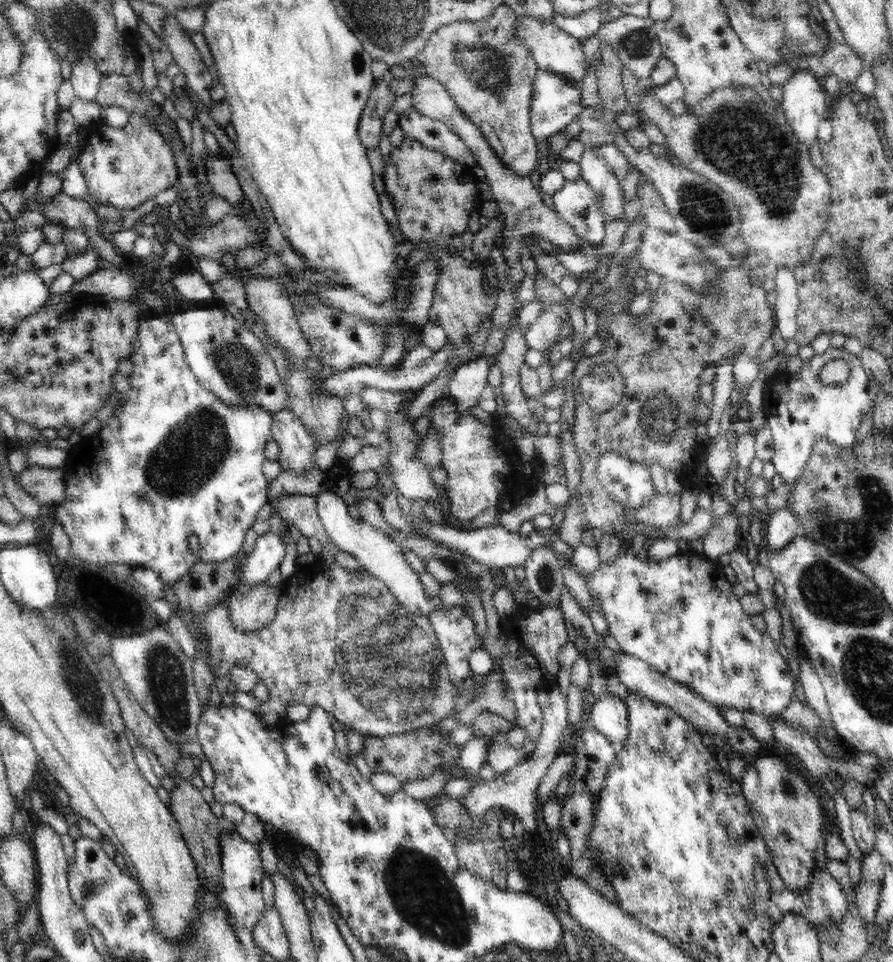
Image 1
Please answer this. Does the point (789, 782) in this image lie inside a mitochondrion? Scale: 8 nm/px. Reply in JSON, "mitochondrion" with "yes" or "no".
{"mitochondrion":"yes"}

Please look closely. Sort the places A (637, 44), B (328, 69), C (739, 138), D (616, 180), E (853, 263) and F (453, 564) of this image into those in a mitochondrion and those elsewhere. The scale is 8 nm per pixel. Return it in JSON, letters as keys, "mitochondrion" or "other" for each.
{"A":"mitochondrion","B":"mitochondrion","C":"mitochondrion","D":"other","E":"mitochondrion","F":"other"}

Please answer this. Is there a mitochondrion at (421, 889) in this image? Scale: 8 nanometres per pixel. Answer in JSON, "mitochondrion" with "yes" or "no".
{"mitochondrion":"yes"}

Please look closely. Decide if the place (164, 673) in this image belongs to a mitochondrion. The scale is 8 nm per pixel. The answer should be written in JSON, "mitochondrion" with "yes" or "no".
{"mitochondrion":"yes"}

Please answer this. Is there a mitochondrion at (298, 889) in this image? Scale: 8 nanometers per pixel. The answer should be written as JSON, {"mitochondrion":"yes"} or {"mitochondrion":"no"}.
{"mitochondrion":"no"}

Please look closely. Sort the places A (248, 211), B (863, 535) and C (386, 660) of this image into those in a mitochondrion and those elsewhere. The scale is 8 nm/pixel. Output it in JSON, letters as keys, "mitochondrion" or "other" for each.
{"A":"other","B":"mitochondrion","C":"mitochondrion"}

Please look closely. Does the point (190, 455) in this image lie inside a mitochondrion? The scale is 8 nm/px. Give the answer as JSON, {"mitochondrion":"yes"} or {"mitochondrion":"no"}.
{"mitochondrion":"yes"}

